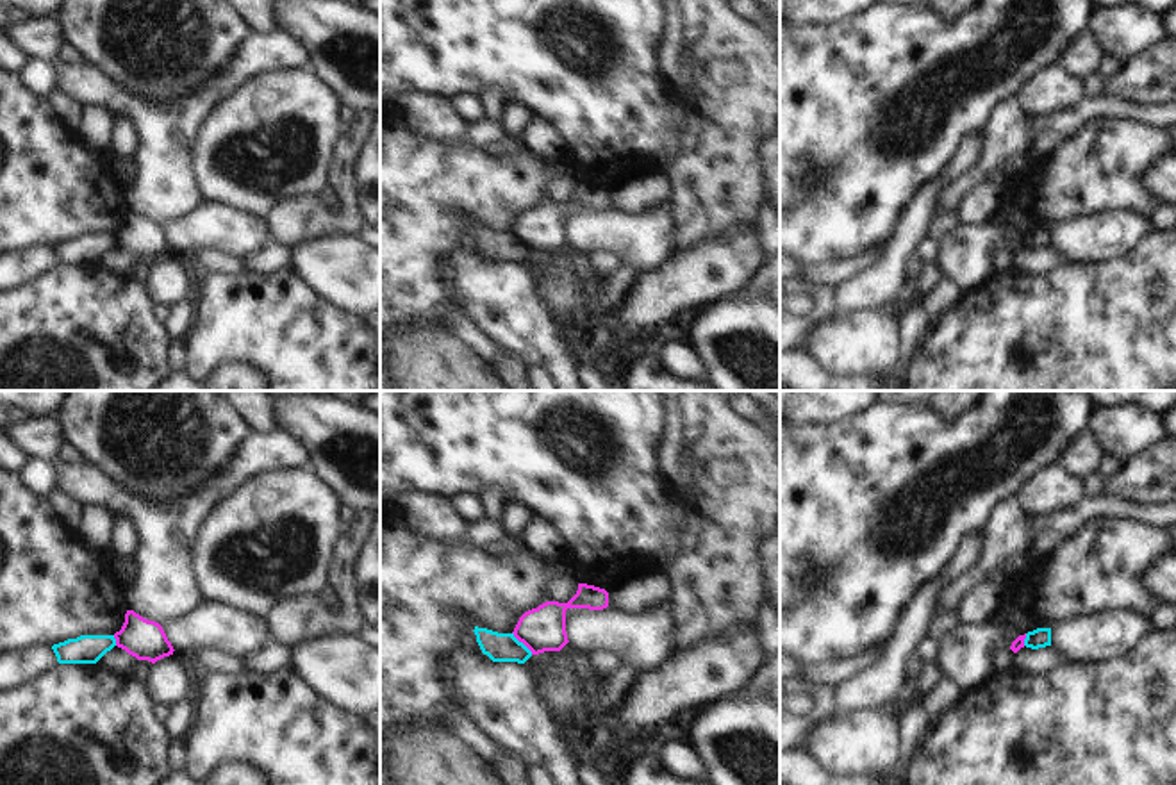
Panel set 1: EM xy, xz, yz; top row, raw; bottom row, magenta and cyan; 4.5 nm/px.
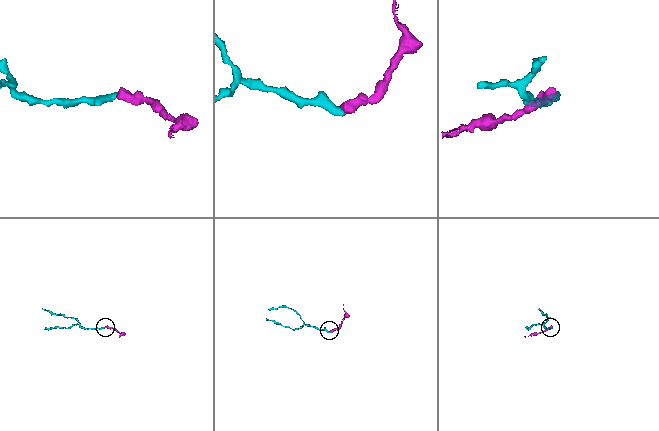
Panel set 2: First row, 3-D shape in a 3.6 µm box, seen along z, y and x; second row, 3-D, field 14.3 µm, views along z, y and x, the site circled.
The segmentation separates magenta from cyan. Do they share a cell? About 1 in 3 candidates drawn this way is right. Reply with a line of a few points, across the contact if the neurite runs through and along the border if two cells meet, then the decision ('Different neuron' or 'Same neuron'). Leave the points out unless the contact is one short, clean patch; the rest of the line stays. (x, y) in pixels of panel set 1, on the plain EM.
Line: xz (513, 232), (532, 254). Different neuron

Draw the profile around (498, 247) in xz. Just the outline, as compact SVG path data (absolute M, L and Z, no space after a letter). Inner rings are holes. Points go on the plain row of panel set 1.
M475 227L473 232L482 253L493 262L525 264L532 257L532 252L523 243L519 243L514 234L498 234L478 227Z

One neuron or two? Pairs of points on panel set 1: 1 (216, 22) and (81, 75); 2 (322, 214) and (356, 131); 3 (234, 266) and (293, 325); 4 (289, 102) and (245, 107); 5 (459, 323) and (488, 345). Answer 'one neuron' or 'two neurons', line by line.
1: two neurons
2: one neuron
3: two neurons
4: one neuron
5: one neuron

